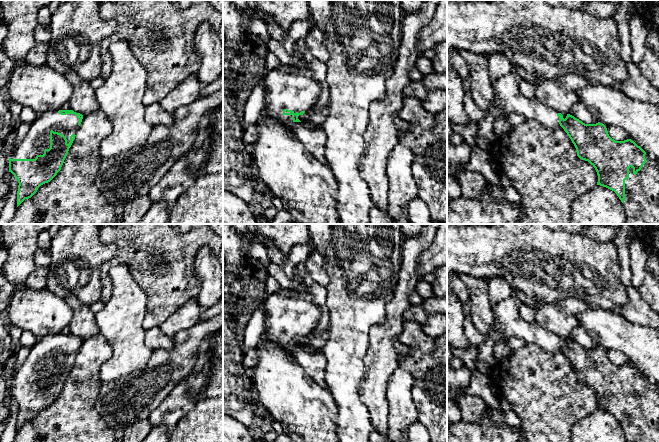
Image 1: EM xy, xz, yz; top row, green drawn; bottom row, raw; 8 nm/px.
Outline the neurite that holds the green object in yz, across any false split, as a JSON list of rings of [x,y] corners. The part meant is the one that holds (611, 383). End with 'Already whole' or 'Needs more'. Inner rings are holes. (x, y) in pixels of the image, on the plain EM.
[[[508,297],[492,307],[506,338],[515,337],[526,344],[534,344],[544,351],[562,351],[574,368],[577,380],[588,385],[598,399],[597,409],[614,415],[622,426],[625,442],[659,442],[659,384],[649,380],[631,363],[615,365],[604,348],[585,348],[570,338],[561,338],[537,323],[530,323],[519,313],[521,302]]]. Needs more

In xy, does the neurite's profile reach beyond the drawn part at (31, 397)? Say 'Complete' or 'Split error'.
Split error

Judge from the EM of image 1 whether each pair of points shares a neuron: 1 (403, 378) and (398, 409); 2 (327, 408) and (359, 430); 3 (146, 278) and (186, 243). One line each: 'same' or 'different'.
1: same
2: different
3: same

